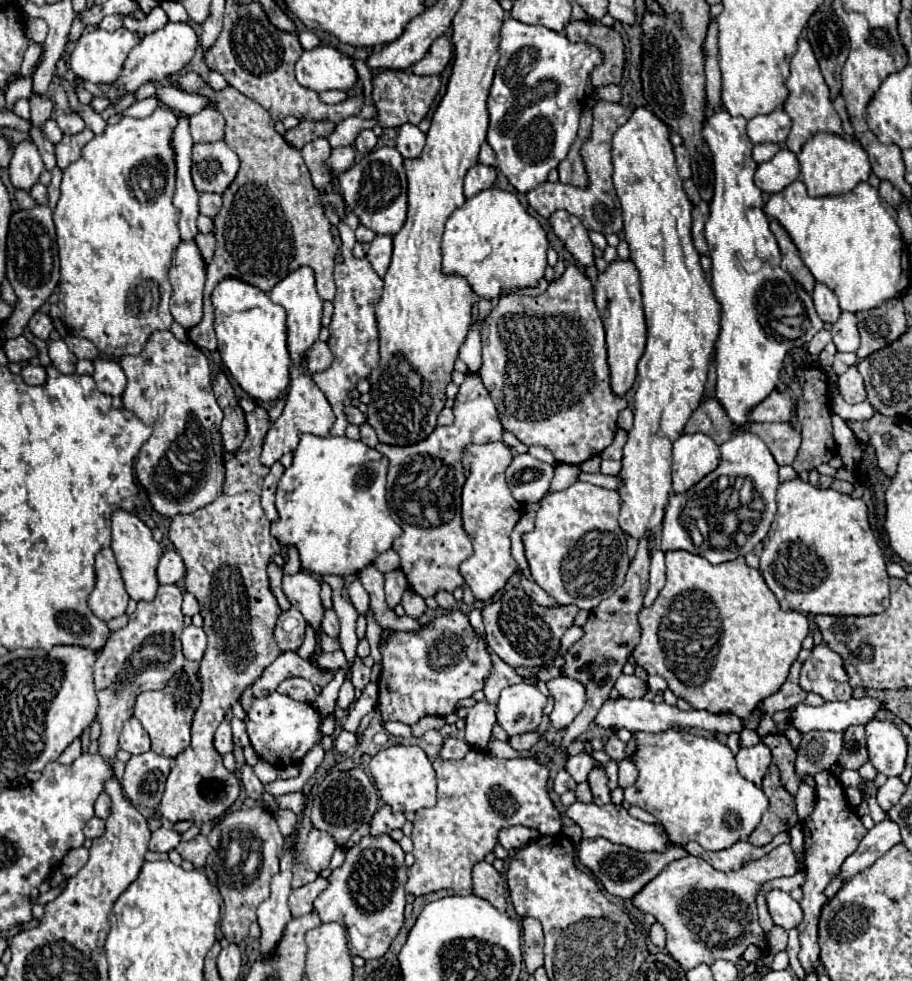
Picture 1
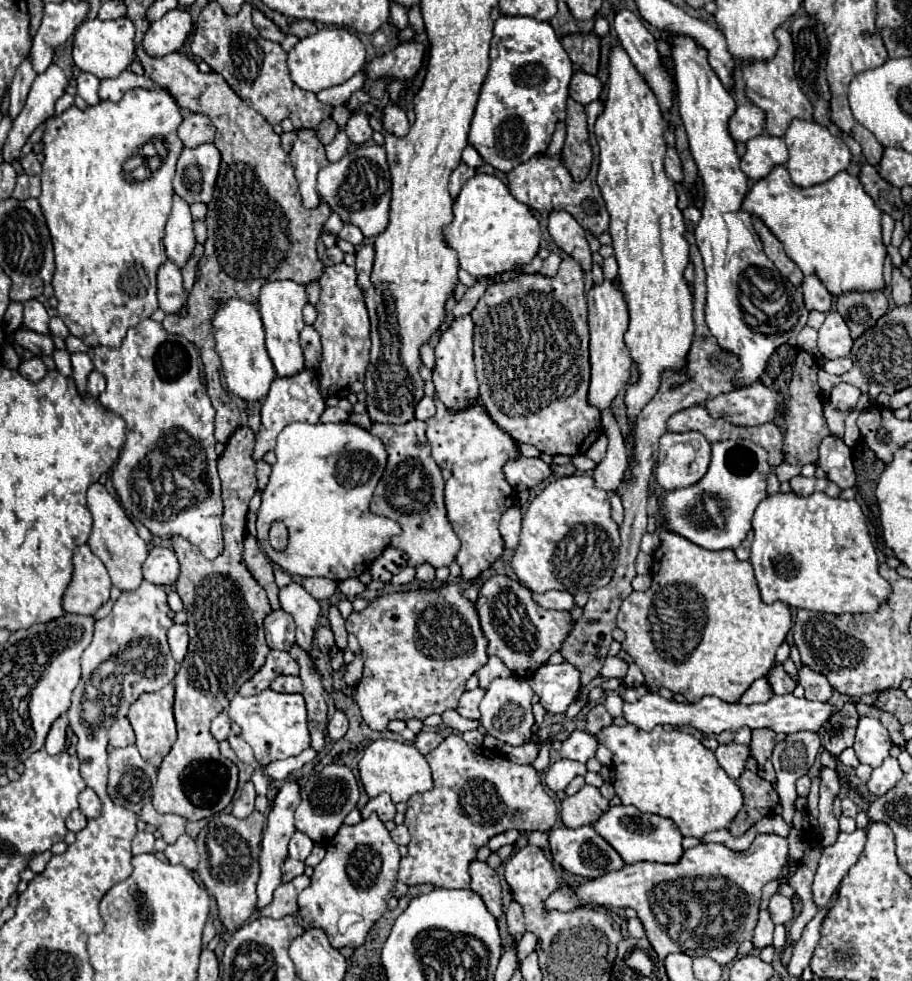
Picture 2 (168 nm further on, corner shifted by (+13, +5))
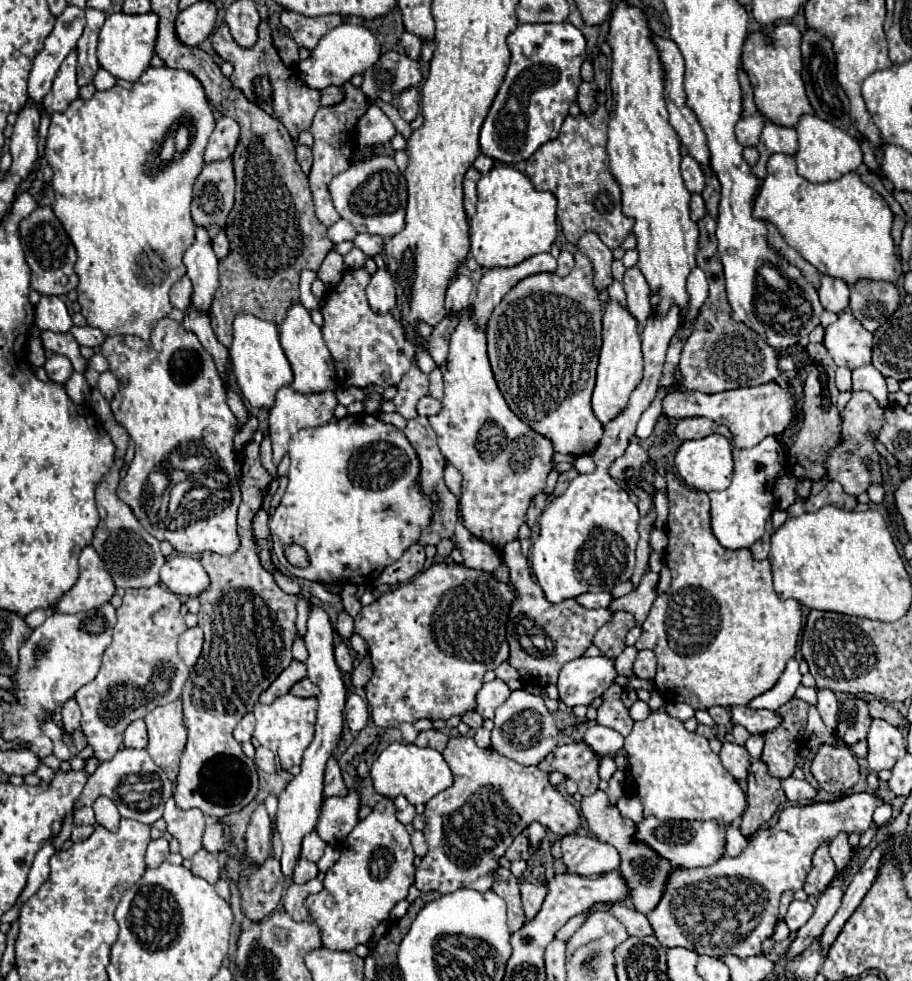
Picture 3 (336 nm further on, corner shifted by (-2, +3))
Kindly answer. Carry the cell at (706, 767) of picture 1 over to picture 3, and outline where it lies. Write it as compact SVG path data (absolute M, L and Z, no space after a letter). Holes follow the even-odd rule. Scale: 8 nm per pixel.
M652 711L644 721L636 721L632 733L624 741L624 749L630 755L630 771L626 775L626 791L640 799L644 805L644 817L658 817L660 821L670 819L718 819L724 823L732 823L742 817L746 807L746 793L738 785L732 775L722 767L720 757L710 749L708 739L696 733L686 731L682 721L670 717L666 711Z

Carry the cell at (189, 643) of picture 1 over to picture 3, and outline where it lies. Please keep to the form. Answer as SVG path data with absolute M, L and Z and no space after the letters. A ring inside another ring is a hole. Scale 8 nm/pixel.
M192 627L192 629L186 629L180 639L178 639L178 653L182 657L182 661L192 667L200 653L202 653L202 643L204 643L204 635L202 635L202 629L200 627Z

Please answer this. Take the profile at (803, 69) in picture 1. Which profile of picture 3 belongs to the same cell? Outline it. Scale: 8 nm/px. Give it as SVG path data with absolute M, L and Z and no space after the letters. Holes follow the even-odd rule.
M780 23L774 25L770 33L750 33L742 51L742 69L748 73L750 83L754 87L756 107L766 119L776 125L792 127L804 113L812 113L808 97L804 95L804 83L800 79L800 37L800 31L792 23Z

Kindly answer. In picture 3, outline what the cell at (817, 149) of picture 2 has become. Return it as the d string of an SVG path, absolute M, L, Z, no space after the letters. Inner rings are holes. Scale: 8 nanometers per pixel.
M802 115L798 125L798 151L794 155L798 173L806 177L812 183L826 183L840 179L842 175L856 171L862 163L862 149L856 139L852 139L848 133L840 131L838 127L832 127L832 123L820 119L818 115Z

